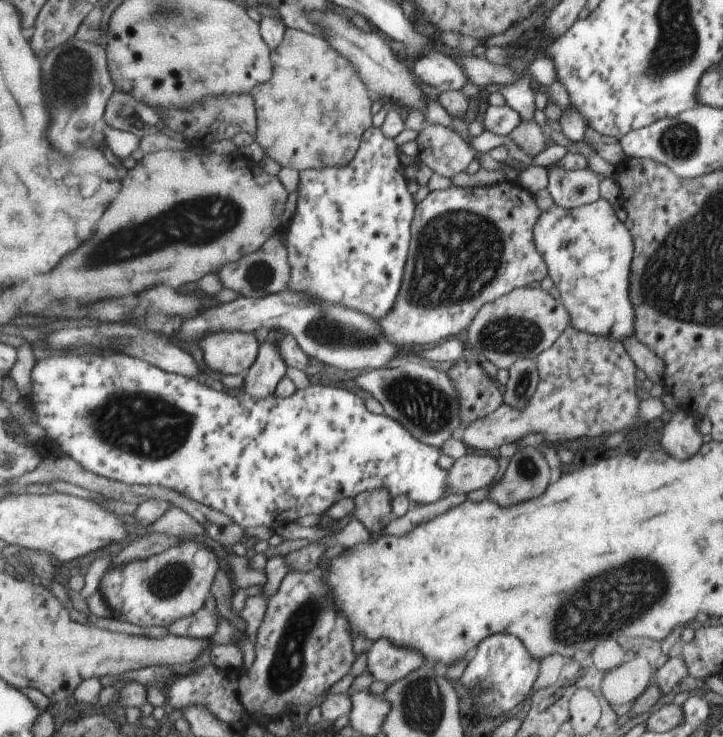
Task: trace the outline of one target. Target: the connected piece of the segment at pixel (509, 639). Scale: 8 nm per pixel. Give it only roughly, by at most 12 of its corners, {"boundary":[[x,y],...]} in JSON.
{"boundary":[[493,634],[460,681],[473,698],[483,682],[484,718],[529,694],[539,660],[521,640]]}

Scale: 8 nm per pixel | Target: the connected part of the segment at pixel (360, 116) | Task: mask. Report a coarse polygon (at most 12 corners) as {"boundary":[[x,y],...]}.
{"boundary":[[286,27],[250,93],[281,168],[345,166],[371,126],[353,65]]}

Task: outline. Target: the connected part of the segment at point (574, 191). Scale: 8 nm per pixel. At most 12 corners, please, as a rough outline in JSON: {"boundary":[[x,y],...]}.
{"boundary":[[549,168],[547,192],[567,210],[599,198],[597,174]]}

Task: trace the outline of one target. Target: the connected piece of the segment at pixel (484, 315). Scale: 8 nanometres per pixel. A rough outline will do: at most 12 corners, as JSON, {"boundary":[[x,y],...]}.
{"boundary":[[545,288],[476,311],[467,342],[495,368],[536,360],[572,317]]}

